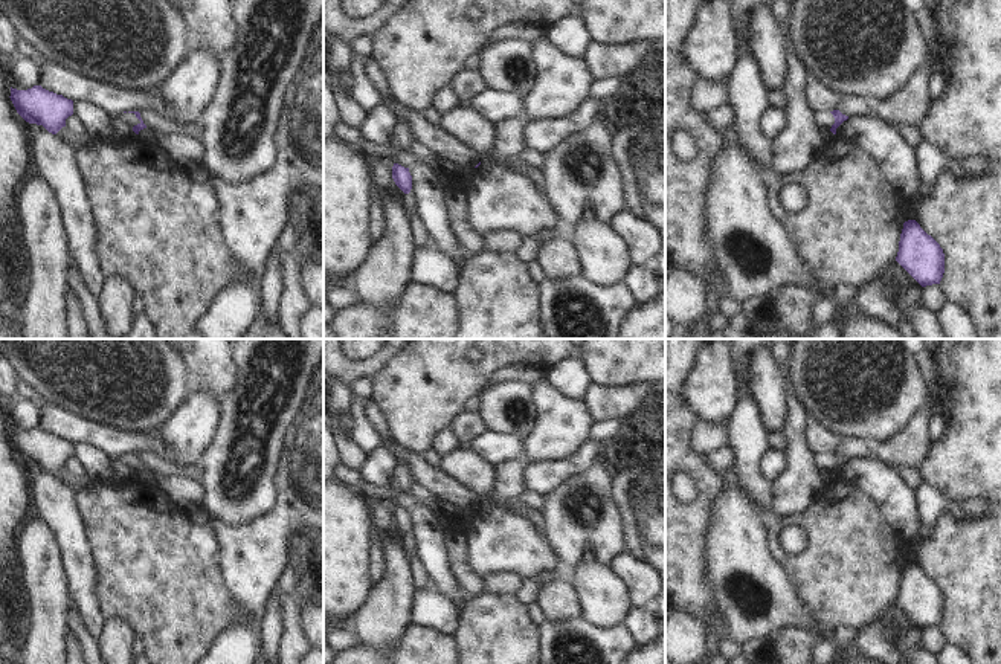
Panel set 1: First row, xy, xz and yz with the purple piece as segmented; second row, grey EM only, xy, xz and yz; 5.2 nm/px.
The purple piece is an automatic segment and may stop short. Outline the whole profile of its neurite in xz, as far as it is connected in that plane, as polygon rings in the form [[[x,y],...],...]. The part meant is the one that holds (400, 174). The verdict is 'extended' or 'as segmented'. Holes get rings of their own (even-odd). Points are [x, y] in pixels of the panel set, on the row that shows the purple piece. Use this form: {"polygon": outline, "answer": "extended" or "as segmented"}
{"polygon": [[[394,163],[392,166],[392,179],[395,185],[404,192],[409,194],[412,189],[412,176],[409,172],[409,168],[404,168],[398,163]]], "answer": "as segmented"}

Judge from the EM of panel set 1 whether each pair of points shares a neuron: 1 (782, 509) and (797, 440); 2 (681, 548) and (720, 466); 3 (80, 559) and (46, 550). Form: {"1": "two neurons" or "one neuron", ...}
{"1": "one neuron", "2": "two neurons", "3": "two neurons"}

